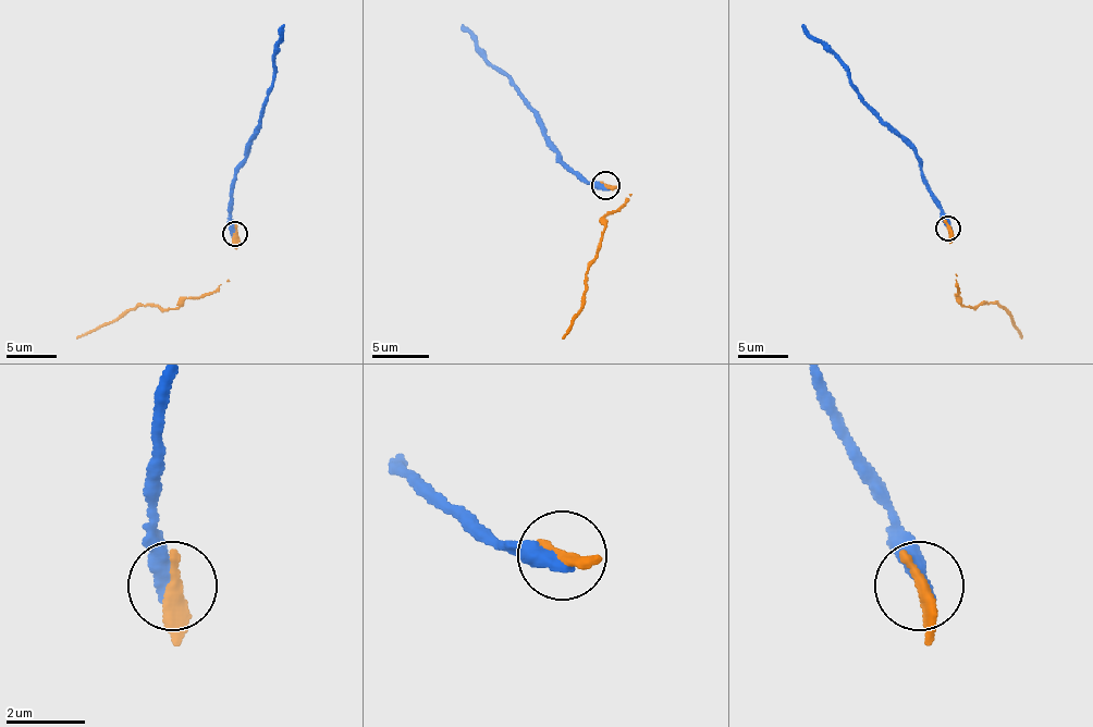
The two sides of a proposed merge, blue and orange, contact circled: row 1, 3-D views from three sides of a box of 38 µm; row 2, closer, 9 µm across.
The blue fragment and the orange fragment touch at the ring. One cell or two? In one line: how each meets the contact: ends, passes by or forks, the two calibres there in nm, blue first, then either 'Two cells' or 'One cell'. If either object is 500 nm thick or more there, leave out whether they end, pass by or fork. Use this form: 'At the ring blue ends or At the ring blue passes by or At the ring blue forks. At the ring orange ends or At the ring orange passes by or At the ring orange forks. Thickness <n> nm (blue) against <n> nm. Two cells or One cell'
At the ring blue ends. At the ring orange ends. Thickness 440 nm (blue) against 400 nm. Two cells

